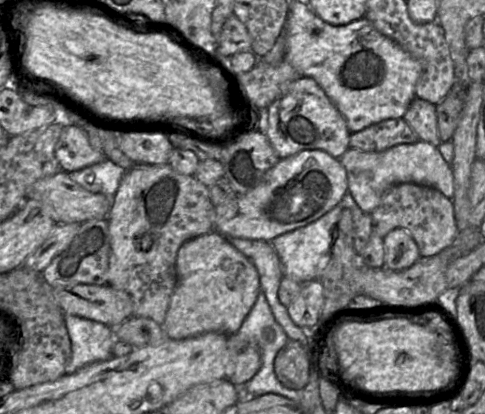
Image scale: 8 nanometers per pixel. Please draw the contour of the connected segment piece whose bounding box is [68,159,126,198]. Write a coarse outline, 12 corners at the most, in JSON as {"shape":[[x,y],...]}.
{"shape":[[105,159],[68,173],[84,189],[110,198],[125,170]]}

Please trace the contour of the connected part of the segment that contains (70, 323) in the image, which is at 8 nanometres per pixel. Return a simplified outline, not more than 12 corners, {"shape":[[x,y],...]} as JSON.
{"shape":[[71,314],[65,374],[113,357],[113,329]]}

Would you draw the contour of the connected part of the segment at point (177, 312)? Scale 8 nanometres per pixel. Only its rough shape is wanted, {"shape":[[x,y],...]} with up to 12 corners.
{"shape":[[217,231],[181,245],[168,339],[235,334],[260,292]]}

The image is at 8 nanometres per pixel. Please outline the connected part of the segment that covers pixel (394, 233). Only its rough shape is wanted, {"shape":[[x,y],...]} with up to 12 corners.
{"shape":[[402,228],[383,240],[384,266],[405,270],[421,258]]}

